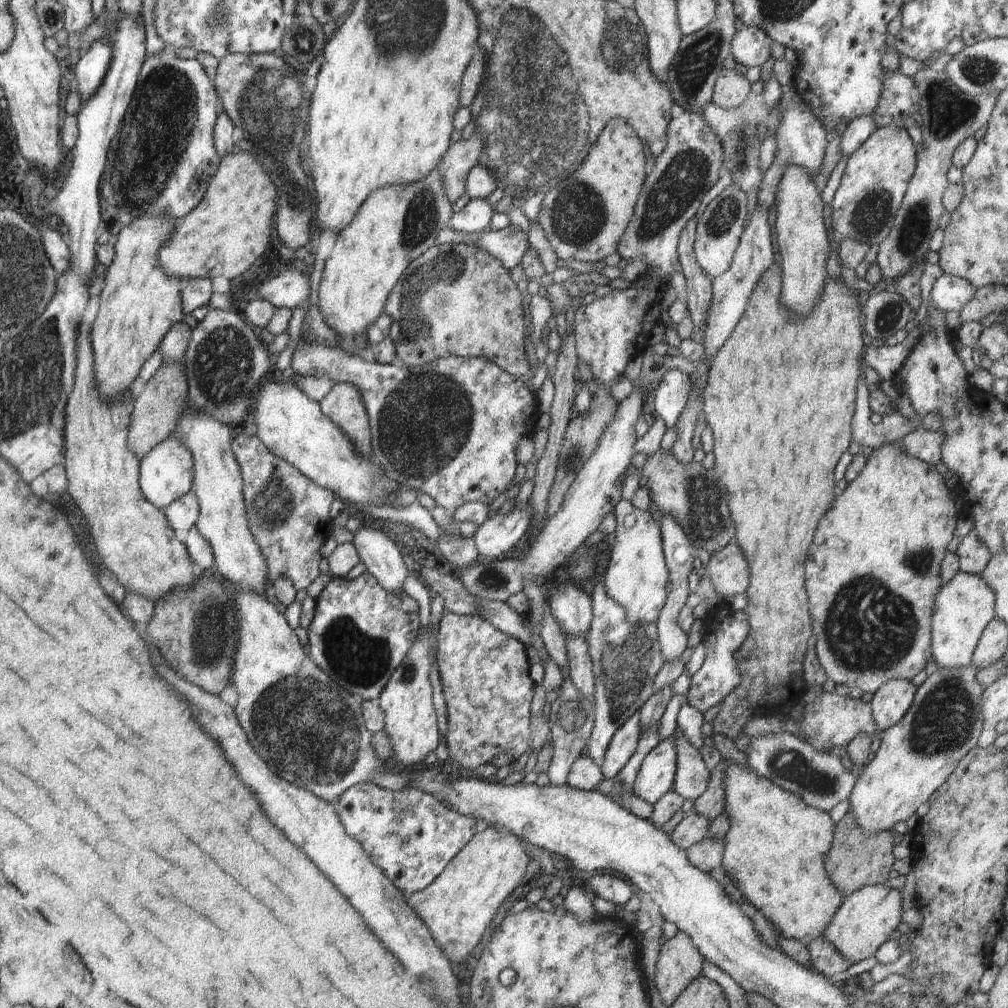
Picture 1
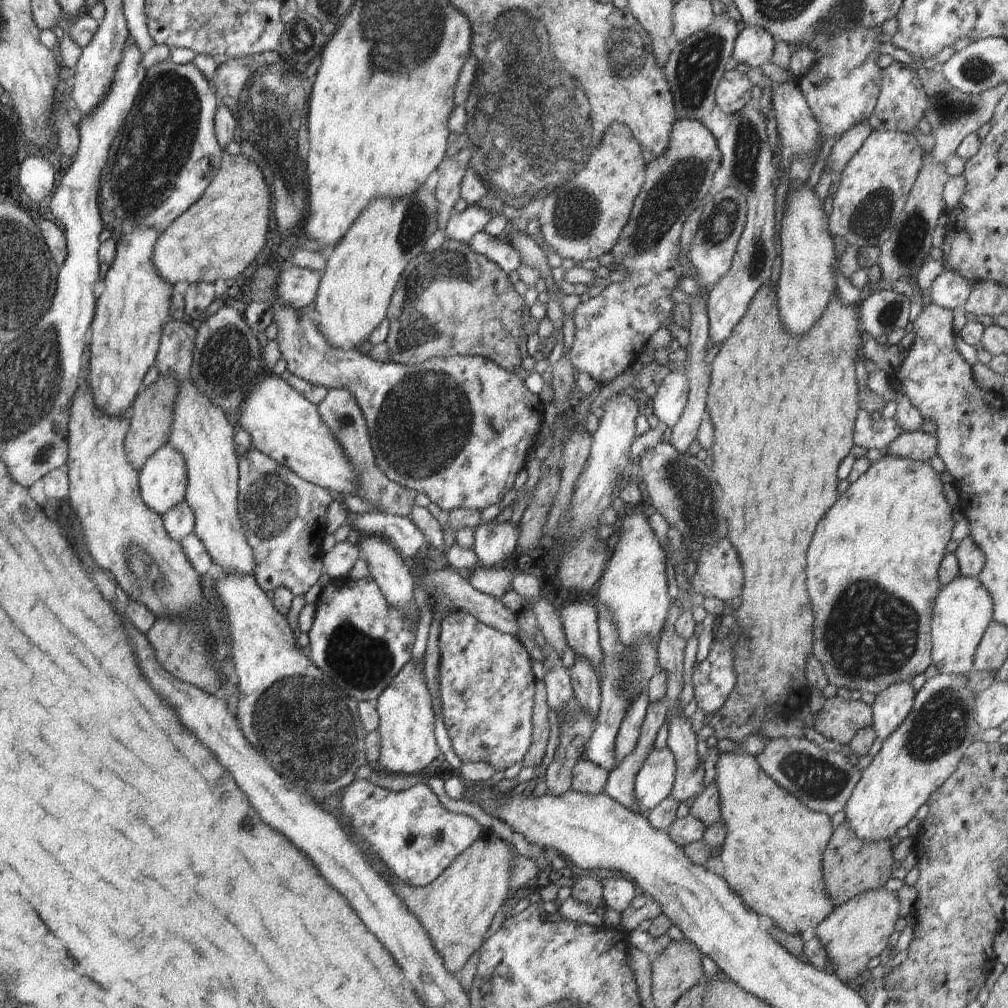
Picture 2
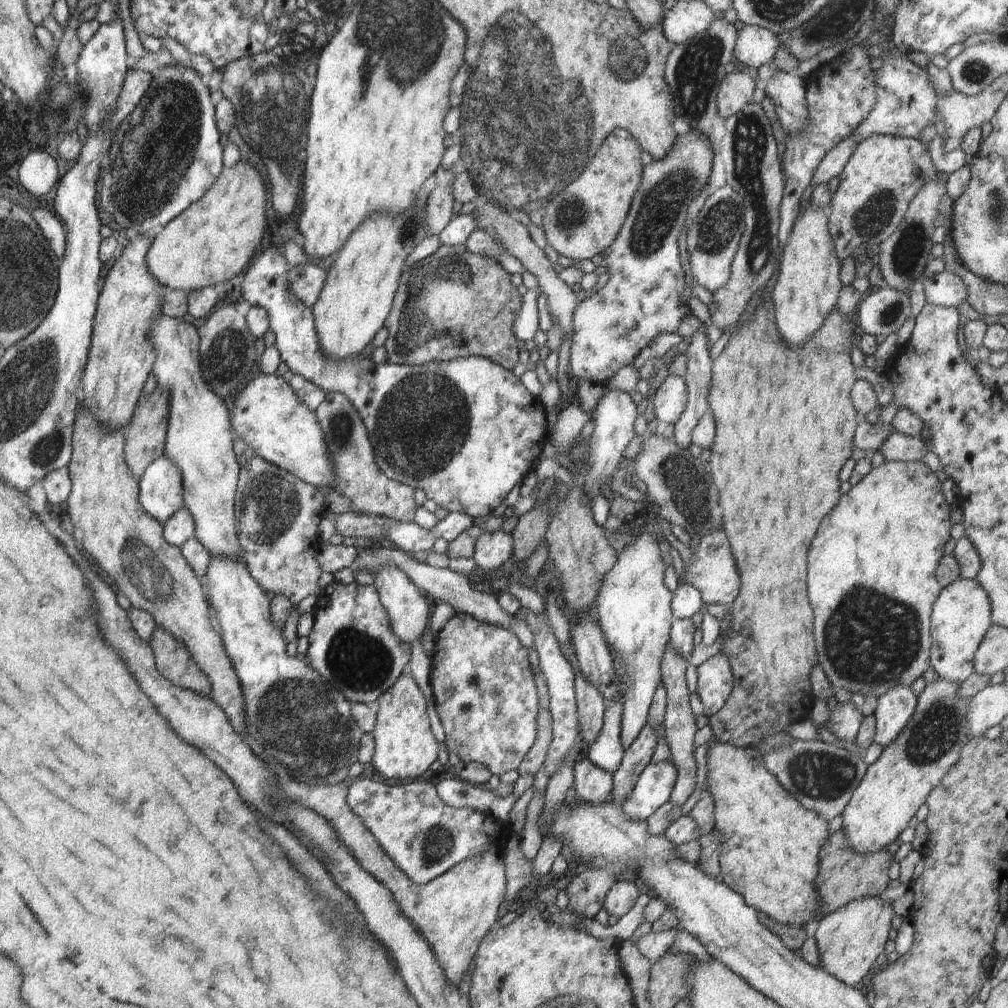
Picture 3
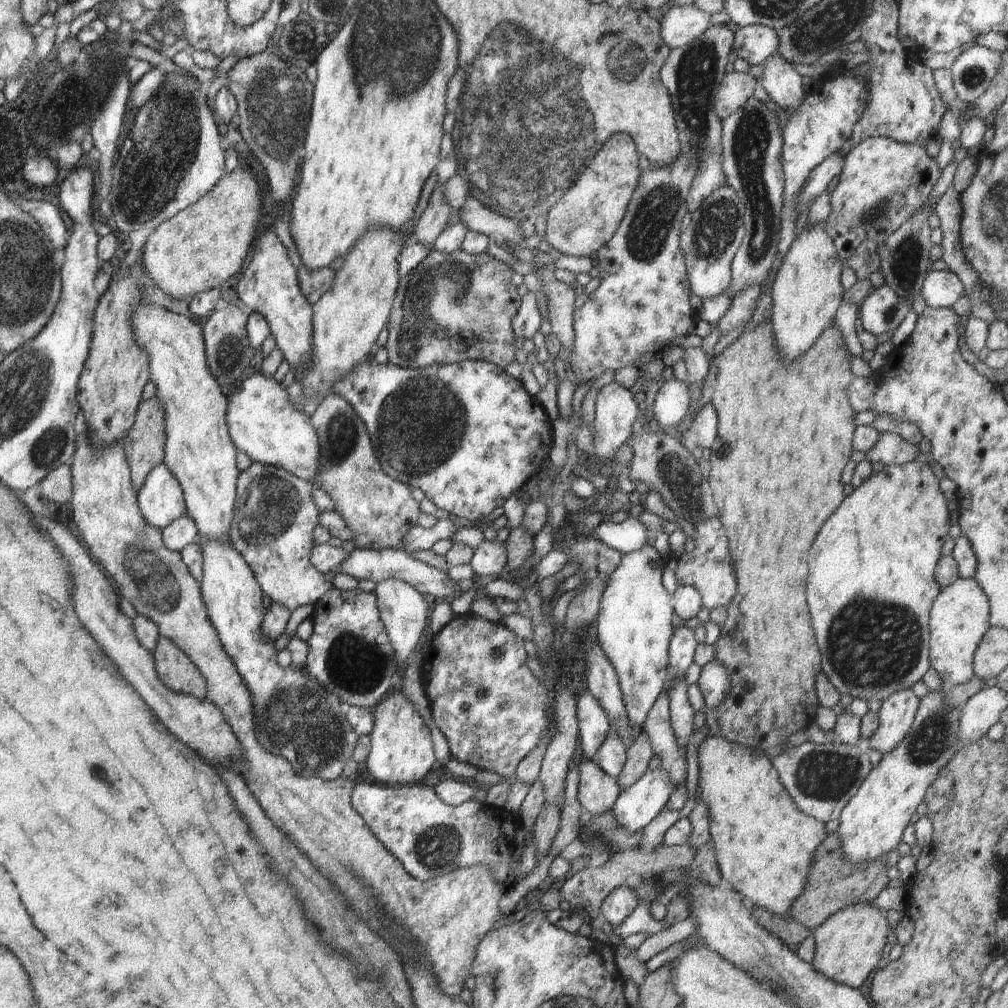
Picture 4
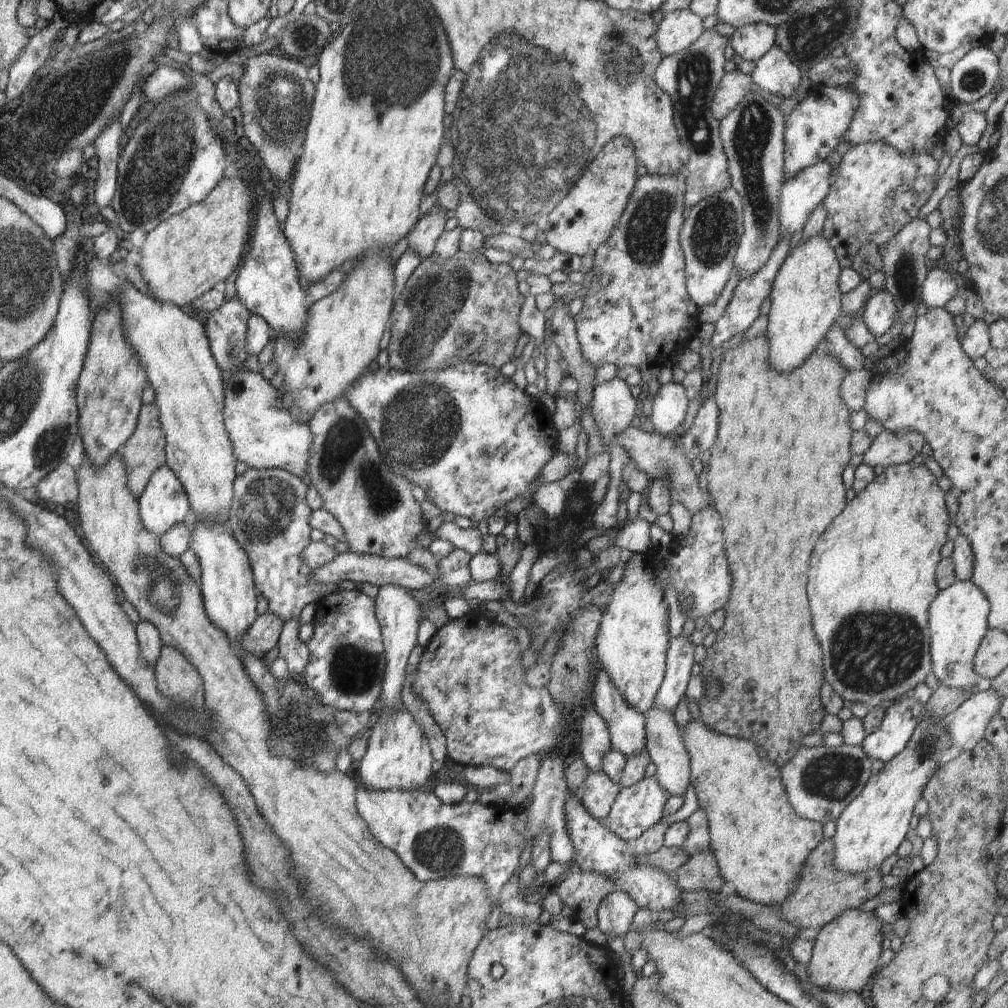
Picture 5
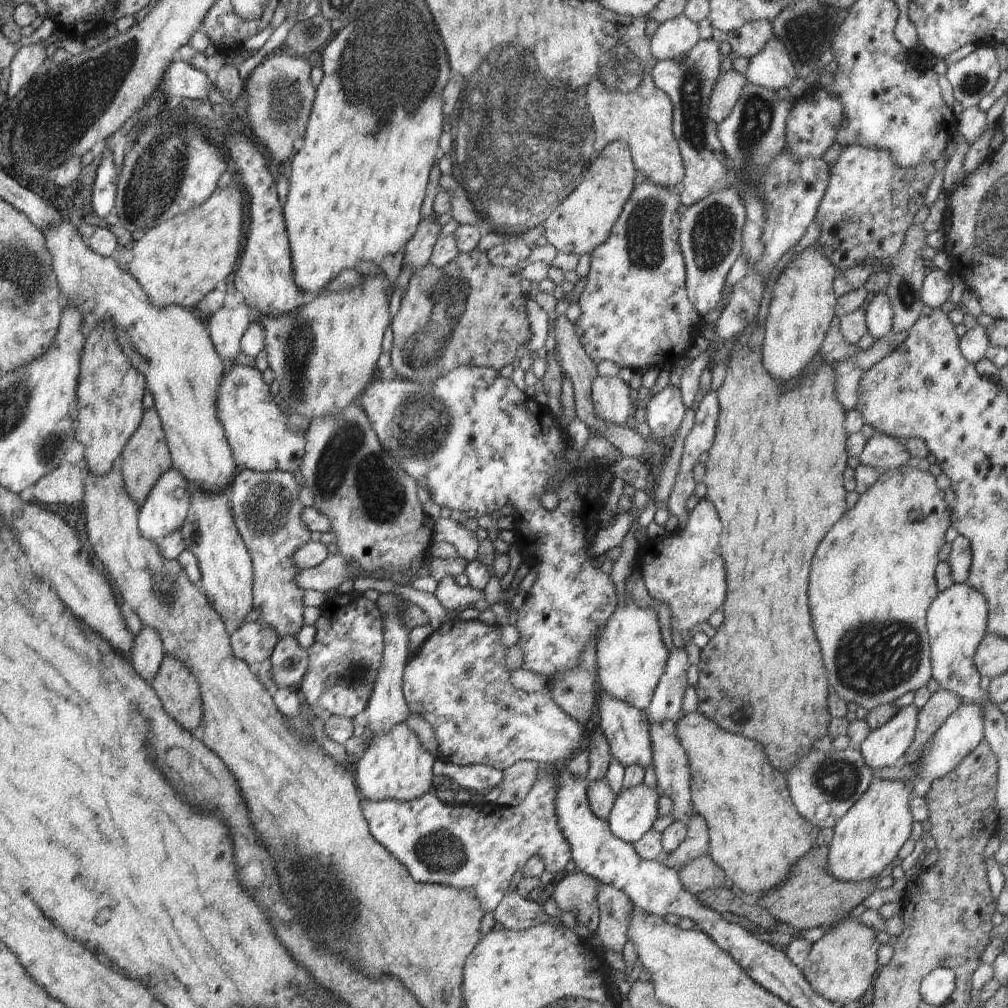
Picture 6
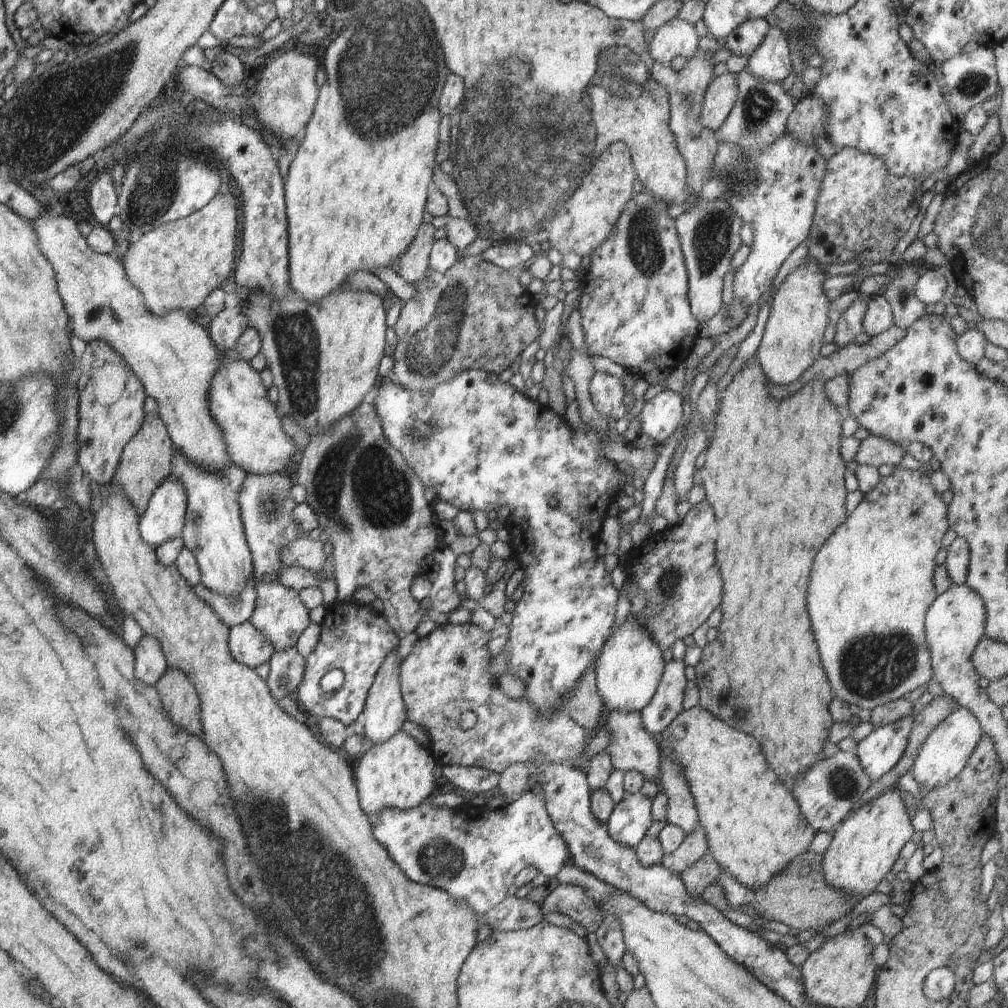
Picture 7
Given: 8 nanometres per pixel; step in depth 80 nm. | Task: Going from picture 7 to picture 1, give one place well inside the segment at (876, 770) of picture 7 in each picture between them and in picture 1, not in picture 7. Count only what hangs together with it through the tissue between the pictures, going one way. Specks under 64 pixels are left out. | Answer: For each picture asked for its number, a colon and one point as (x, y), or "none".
1: (889, 704)
2: (891, 706)
3: (894, 709)
4: (896, 714)
5: (900, 719)
6: (884, 746)

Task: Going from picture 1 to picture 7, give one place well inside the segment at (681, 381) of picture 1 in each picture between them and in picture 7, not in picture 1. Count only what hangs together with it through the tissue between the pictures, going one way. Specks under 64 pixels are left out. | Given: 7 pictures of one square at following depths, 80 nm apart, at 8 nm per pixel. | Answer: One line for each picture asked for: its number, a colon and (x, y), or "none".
2: (671, 397)
3: (670, 400)
4: (672, 401)
5: (670, 402)
6: (665, 410)
7: (661, 416)

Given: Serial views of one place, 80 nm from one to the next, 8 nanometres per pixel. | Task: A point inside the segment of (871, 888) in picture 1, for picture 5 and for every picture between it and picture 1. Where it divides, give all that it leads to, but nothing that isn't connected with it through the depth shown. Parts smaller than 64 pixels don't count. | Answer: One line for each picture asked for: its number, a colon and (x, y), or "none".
2: (857, 930)
3: (849, 940)
4: (848, 946)
5: (846, 952)

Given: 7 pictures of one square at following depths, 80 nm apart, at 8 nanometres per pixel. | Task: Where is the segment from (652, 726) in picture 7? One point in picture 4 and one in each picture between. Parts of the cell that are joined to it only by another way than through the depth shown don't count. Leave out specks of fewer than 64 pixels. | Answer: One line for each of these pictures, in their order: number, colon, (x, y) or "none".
4: (682, 645)
5: (680, 660)
6: (667, 702)

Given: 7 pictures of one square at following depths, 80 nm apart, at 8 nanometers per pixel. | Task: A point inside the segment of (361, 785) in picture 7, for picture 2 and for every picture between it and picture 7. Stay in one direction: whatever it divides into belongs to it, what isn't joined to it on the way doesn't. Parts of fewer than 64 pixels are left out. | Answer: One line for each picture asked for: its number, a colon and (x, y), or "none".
2: (406, 720)
3: (405, 747)
4: (402, 752)
5: (398, 756)
6: (395, 764)

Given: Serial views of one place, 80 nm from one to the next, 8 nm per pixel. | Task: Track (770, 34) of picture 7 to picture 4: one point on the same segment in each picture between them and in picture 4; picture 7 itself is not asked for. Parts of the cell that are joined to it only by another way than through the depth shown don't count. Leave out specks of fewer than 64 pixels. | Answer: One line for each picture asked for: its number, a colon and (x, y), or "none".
4: (784, 85)
5: (774, 72)
6: (772, 68)

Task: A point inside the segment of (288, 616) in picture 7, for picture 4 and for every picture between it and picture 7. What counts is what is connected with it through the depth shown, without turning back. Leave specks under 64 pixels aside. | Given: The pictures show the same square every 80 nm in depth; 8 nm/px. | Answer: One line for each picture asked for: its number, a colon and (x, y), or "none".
4: (274, 516)
5: (269, 518)
6: (266, 510)

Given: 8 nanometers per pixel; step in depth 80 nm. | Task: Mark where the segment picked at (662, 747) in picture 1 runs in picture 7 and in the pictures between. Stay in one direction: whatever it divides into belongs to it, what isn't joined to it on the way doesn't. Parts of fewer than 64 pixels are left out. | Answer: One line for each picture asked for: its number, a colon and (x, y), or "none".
2: (654, 781)
3: (654, 786)
4: (635, 807)
5: (636, 808)
6: (634, 811)
7: (630, 819)

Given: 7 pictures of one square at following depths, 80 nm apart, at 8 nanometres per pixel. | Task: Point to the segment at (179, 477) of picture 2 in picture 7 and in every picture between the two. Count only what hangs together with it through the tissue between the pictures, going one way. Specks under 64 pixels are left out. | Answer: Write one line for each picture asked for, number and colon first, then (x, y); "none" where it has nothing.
3: (161, 490)
4: (161, 499)
5: (164, 503)
6: (164, 510)
7: (164, 518)

